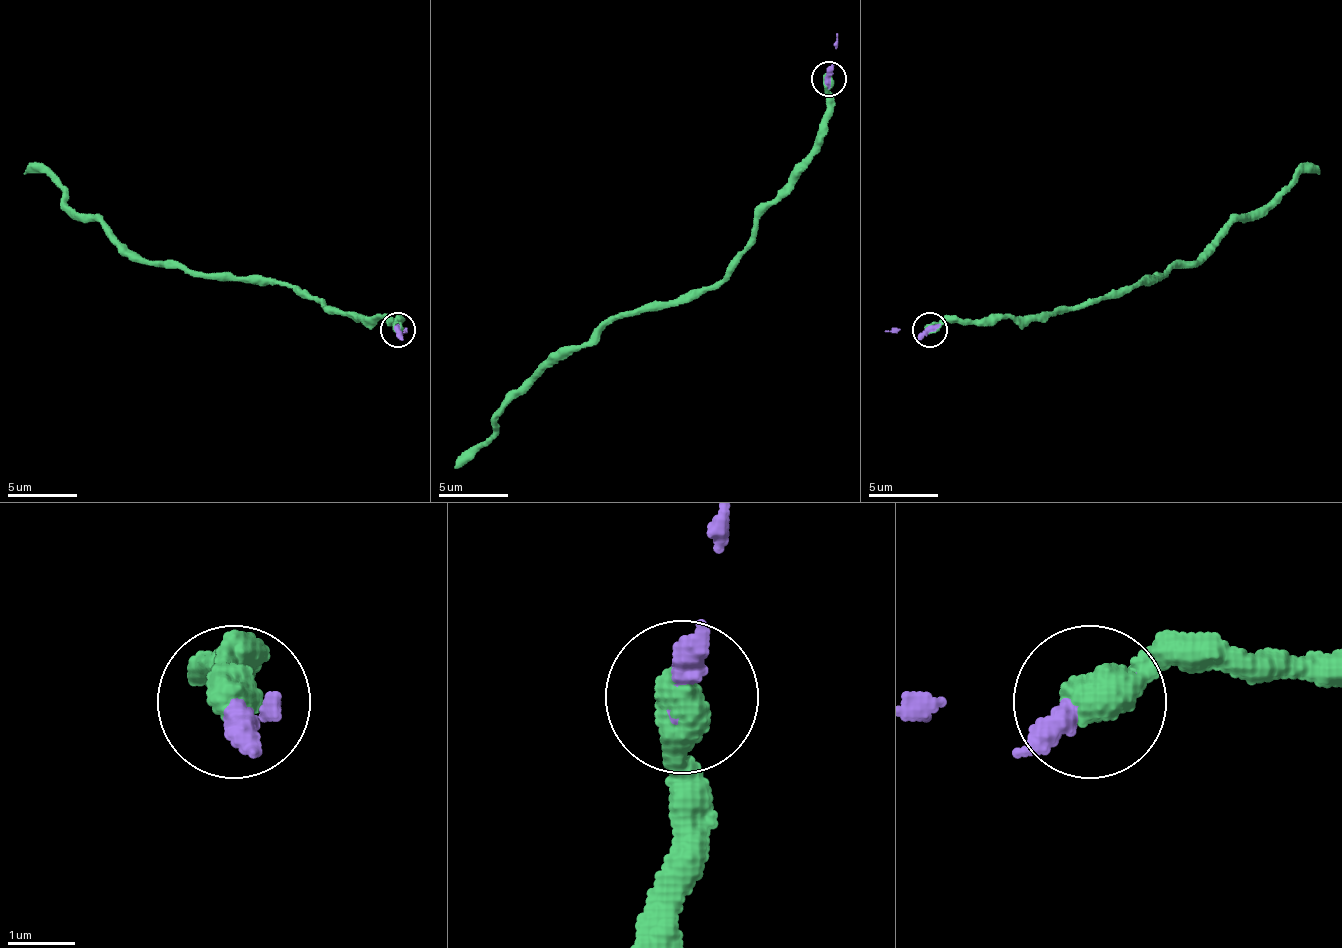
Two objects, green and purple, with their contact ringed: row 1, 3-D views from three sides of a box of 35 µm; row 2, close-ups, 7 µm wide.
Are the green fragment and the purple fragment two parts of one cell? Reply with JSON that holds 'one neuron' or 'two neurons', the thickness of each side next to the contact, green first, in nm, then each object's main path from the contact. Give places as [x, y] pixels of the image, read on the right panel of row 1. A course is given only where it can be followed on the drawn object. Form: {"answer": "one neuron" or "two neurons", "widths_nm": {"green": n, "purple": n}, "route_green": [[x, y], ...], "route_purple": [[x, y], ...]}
{"answer": "one neuron", "widths_nm": {"green": 550, "purple": 480}, "route_green": [[929, 330], [943, 323], [1048, 319], [1072, 306], [1118, 299], [1139, 281], [1195, 264], [1303, 173], [1320, 173]], "route_purple": [[929, 330], [915, 340], [901, 330], [884, 330]]}

